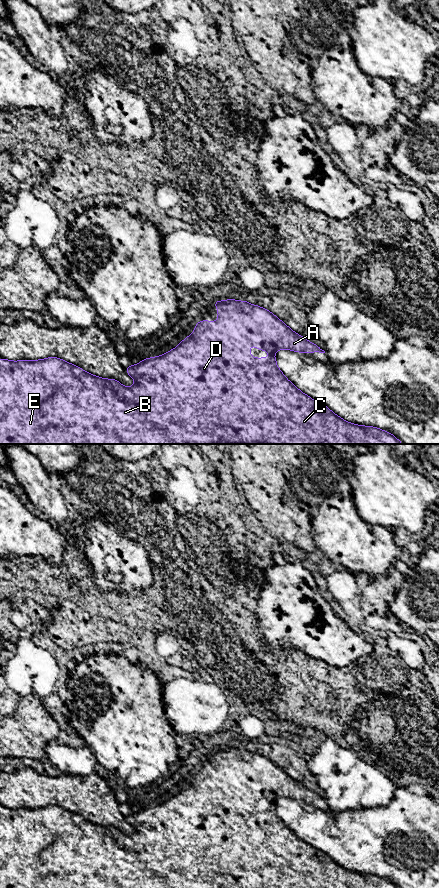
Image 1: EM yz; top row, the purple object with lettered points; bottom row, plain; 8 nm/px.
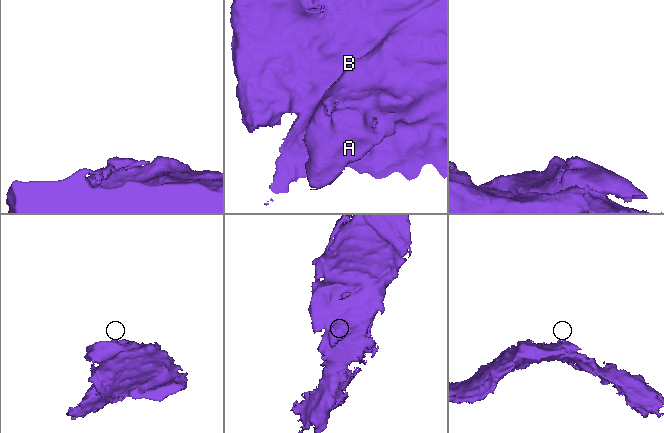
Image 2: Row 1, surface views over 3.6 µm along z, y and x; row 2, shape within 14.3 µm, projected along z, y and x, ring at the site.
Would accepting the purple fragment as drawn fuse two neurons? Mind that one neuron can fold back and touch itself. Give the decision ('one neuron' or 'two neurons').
one neuron

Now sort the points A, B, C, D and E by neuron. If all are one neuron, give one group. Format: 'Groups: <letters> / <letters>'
Groups: A B C D E

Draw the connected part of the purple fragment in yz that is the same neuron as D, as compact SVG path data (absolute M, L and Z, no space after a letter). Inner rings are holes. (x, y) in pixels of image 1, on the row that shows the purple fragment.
M228 299L216 301L218 320L199 321L195 330L180 344L169 352L148 359L143 359L137 365L125 368L135 383L131 388L123 386L115 379L105 379L94 376L80 367L70 364L57 357L48 357L41 360L10 361L0 359L0 444L403 444L394 435L372 426L356 425L346 422L334 414L327 406L314 401L302 393L281 372L276 364L278 350L288 349L300 353L325 353L319 346L311 343L301 335L295 333L269 310L251 305L248 301ZM250 345L258 350L266 350L270 356L254 358L250 355Z

